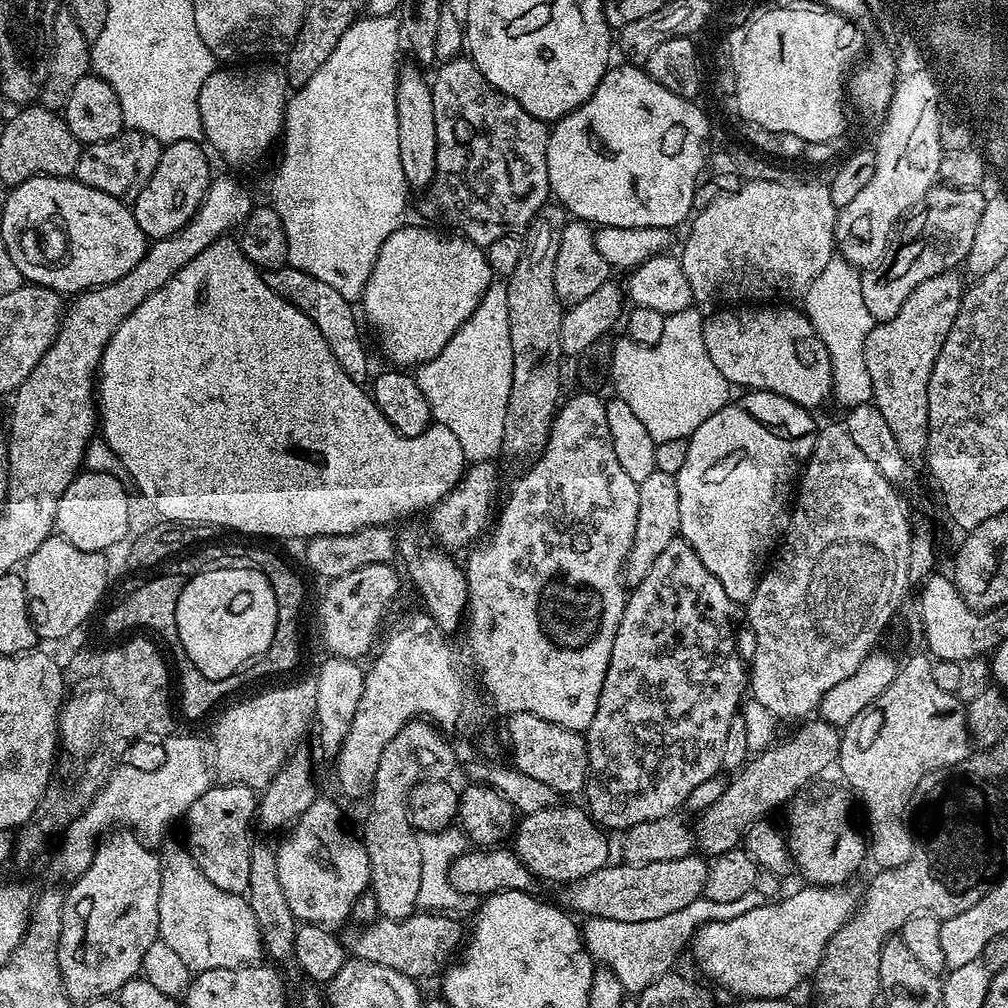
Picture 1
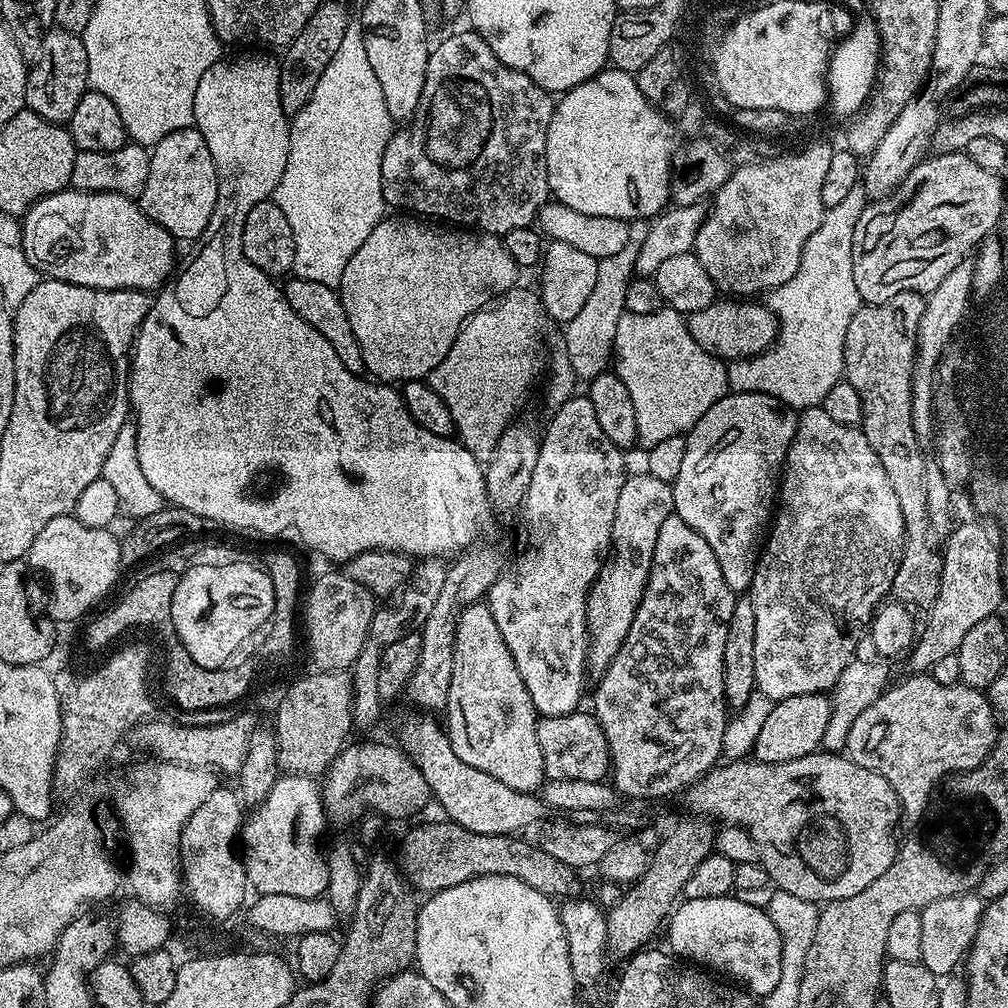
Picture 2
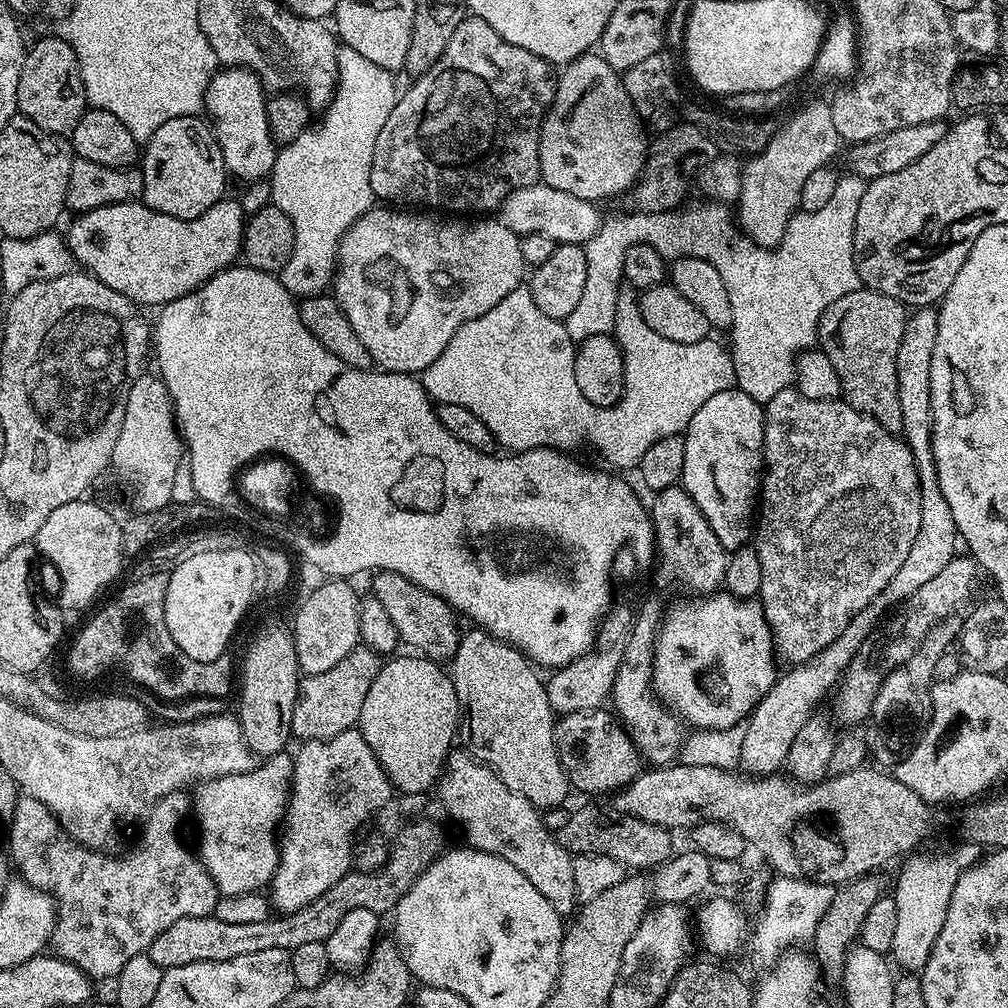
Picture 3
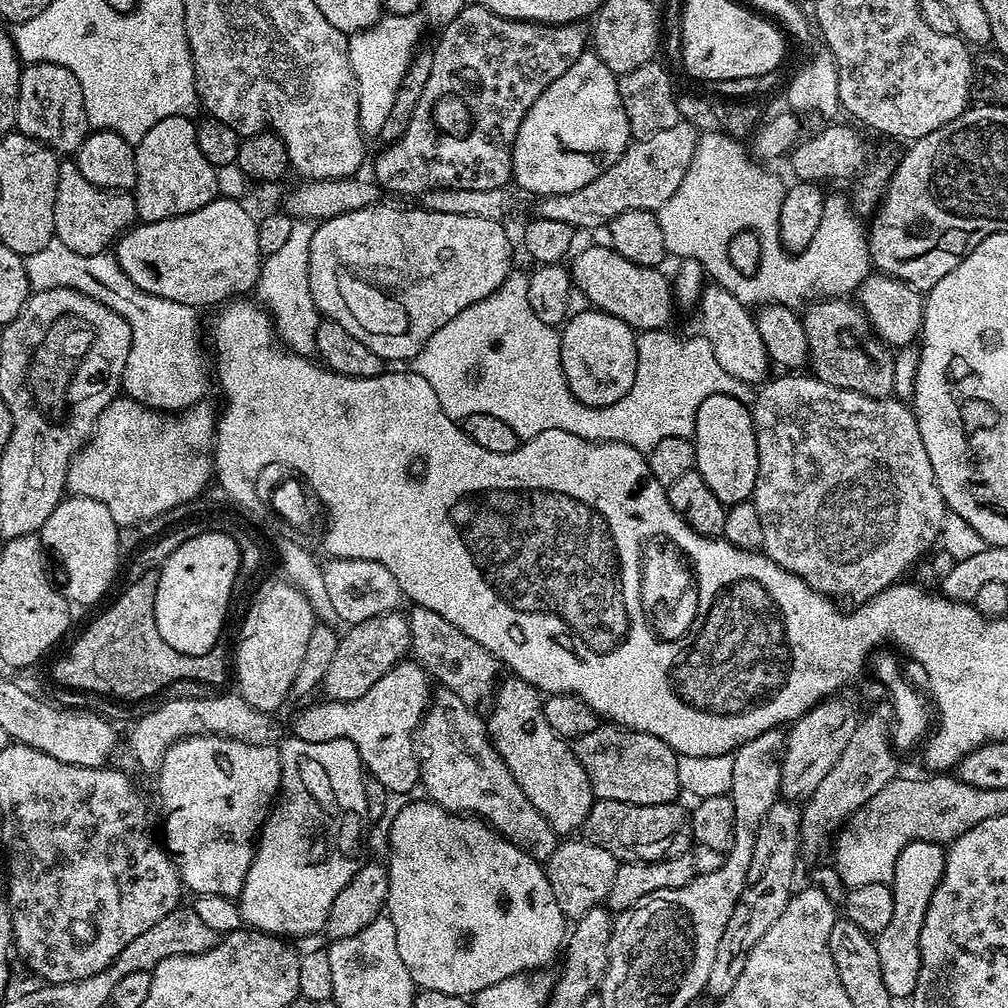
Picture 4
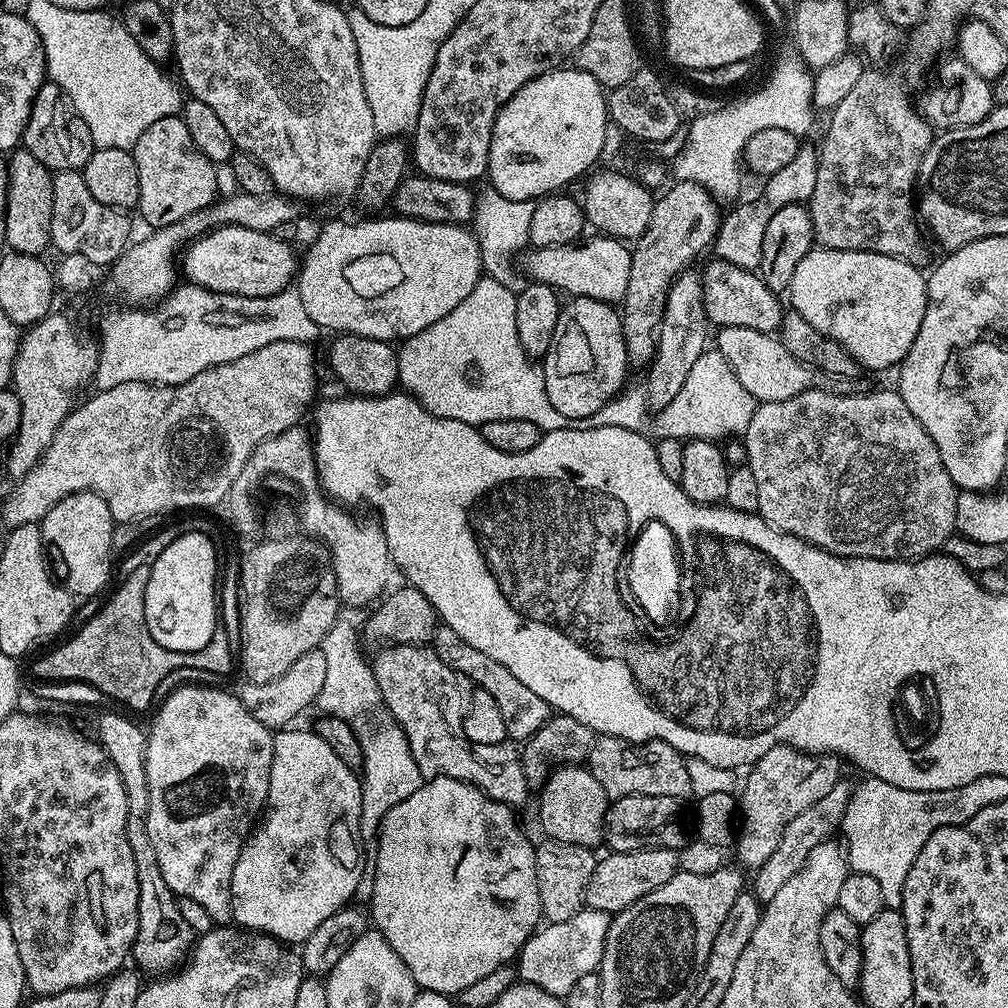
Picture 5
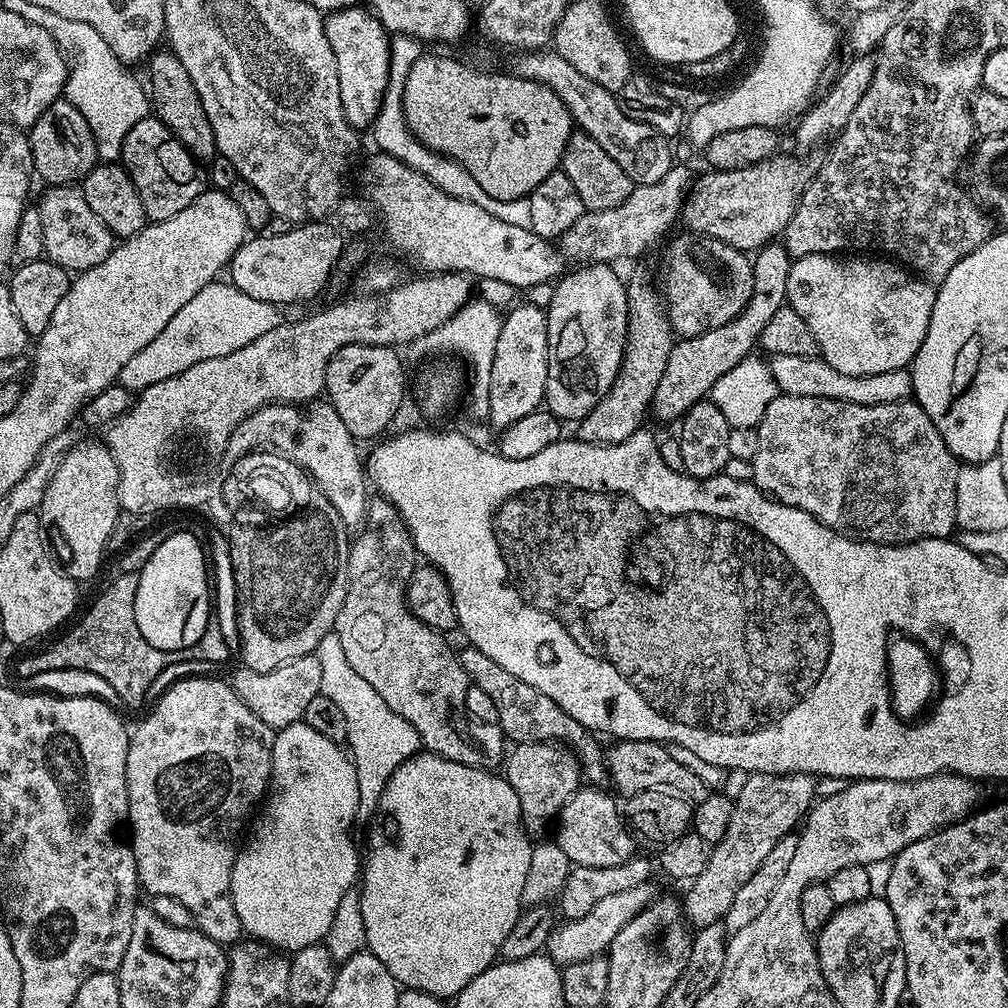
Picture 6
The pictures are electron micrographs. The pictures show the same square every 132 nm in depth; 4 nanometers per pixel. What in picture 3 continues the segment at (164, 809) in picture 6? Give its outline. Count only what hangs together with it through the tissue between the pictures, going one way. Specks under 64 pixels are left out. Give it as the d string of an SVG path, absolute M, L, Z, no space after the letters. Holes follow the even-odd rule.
M287 751L269 756L258 767L242 774L213 776L195 785L192 808L200 827L200 863L216 883L217 893L237 896L267 889L276 872L275 863L260 864L260 852L268 848L272 831L283 821L292 786L293 757Z

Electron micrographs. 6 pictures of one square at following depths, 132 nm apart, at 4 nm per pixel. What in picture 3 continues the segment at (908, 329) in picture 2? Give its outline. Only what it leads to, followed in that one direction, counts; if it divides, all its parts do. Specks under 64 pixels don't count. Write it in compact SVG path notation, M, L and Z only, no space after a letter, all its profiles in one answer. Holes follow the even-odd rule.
M861 286L838 298L816 327L819 351L838 370L843 399L854 410L872 416L886 431L902 433L902 406L898 406L898 346L909 313L899 300Z

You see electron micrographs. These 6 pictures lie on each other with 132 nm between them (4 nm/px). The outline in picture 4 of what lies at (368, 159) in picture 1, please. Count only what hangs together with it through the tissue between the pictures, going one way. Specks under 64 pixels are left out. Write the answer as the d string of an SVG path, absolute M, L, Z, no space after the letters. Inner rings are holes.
M417 10L411 16L385 15L368 28L348 36L348 53L354 78L358 82L358 118L360 131L365 137L379 137L382 124L394 107L395 95L402 84L402 78L420 47L420 35L428 20L423 11ZM296 220L290 230L290 238L277 253L264 256L260 265L260 277L254 289L276 330L283 347L299 356L316 356L316 331L322 319L310 294L310 238L313 225L307 220Z

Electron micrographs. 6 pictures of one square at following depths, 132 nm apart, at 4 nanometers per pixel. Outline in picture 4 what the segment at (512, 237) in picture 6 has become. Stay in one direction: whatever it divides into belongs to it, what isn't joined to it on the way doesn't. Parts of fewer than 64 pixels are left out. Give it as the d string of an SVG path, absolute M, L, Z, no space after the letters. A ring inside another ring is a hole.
M592 244L578 252L571 257L572 283L593 309L622 318L622 322L640 332L658 332L669 327L672 311L677 311L678 305L672 299L669 277L664 277L659 267L638 266L638 262L630 262L630 258L622 258L622 254L610 246L603 248L600 244Z

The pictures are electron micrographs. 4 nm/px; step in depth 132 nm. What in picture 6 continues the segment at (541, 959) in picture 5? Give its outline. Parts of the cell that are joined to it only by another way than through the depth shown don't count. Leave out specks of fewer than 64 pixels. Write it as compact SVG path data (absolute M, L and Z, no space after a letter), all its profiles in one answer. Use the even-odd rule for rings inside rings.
M652 882L639 884L632 886L630 890L622 890L619 894L610 894L602 898L602 902L596 903L583 918L564 920L553 928L548 939L546 955L558 966L563 966L607 953L614 934L618 934L618 930L622 930L622 926L626 926L630 918L637 916L647 904L657 899L658 891L656 892L654 885Z

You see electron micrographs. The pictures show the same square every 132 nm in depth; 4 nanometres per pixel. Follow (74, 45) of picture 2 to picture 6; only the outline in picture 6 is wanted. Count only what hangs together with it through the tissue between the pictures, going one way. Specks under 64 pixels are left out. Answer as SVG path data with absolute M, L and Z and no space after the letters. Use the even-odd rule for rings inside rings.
M59 99L44 111L34 122L27 133L32 147L32 167L35 175L45 181L45 185L75 184L79 185L90 170L96 167L98 157L94 146L94 134L90 134L90 126L86 126L86 118L78 114L78 110L69 100Z

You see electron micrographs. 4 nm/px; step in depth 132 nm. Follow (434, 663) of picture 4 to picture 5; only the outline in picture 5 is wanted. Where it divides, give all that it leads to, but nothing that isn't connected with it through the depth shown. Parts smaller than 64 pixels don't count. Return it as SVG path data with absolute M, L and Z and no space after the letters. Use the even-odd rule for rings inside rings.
M440 624L432 635L430 646L453 672L463 677L465 681L473 680L471 683L475 687L486 690L495 702L498 702L509 741L527 742L547 722L550 715L549 706L542 702L542 698L538 698L538 694L534 694L534 690L529 690L525 684L518 682L518 678L514 678L514 674L510 674L510 670L506 670L502 662L494 662L494 658L482 654L482 650L474 650L474 646L470 646L470 642L463 640L455 630L450 630L450 626Z

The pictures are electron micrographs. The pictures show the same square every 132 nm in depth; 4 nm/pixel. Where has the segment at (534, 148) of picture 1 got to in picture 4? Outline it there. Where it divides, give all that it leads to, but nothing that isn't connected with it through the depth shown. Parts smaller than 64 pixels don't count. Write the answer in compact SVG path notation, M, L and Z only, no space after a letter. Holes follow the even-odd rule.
M479 2L469 3L449 24L443 25L440 41L436 44L436 49L431 49L430 55L433 58L433 66L430 69L430 78L426 81L426 88L422 92L422 98L418 101L418 106L414 109L414 114L410 117L410 124L406 132L402 134L395 143L389 143L376 160L375 183L379 184L385 193L397 192L400 196L419 197L421 192L429 192L432 188L453 188L454 190L494 190L503 188L512 180L512 147L514 138L518 134L518 126L522 126L522 118L534 106L534 102L554 82L554 78L562 78L574 62L589 47L590 32L583 23L575 24L535 24L532 20L511 20L502 18L494 14L494 10L486 10Z

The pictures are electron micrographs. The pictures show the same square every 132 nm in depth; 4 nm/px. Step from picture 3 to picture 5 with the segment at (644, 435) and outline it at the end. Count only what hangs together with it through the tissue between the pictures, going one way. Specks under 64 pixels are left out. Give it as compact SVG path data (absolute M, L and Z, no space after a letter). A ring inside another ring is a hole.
M482 276L474 290L450 314L399 345L399 383L403 391L438 418L466 422L472 427L494 422L494 418L522 418L534 422L541 433L565 427L564 416L558 414L554 406L550 406L550 398L546 398L543 367L528 357L520 344L516 292L498 280L494 276ZM705 350L702 358L690 366L690 378L674 394L674 398L665 408L655 413L651 420L648 417L650 405L645 393L636 388L629 387L621 391L602 410L598 410L592 417L591 423L596 426L622 426L626 430L647 433L652 424L653 437L665 440L678 438L682 441L689 440L715 440L720 436L739 437L750 426L750 418L754 418L754 410L758 401L742 387L742 382L734 378L734 370L730 370L730 362L722 358L722 354L715 350Z

